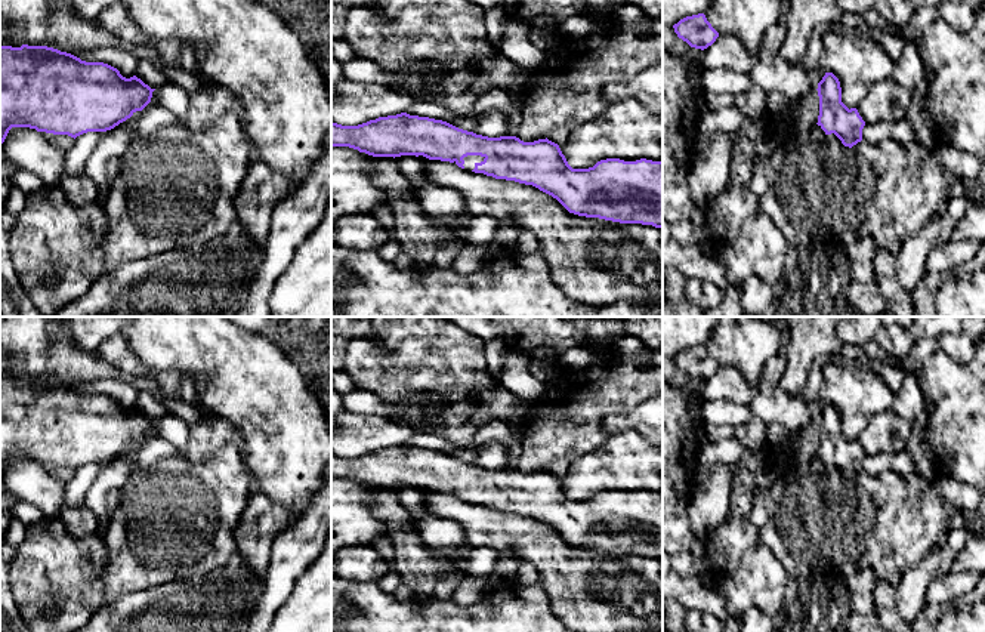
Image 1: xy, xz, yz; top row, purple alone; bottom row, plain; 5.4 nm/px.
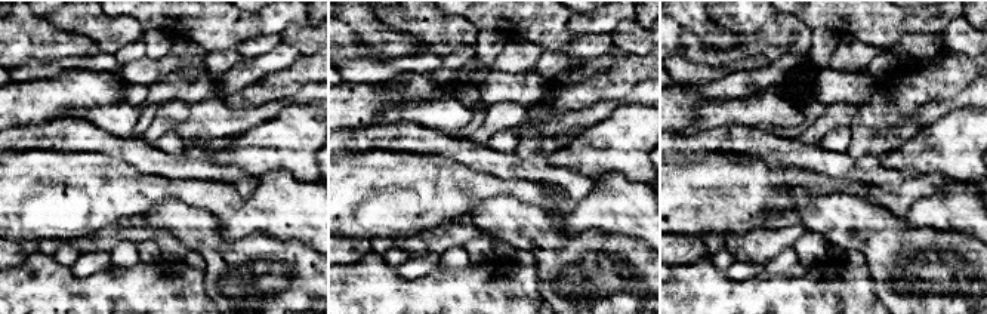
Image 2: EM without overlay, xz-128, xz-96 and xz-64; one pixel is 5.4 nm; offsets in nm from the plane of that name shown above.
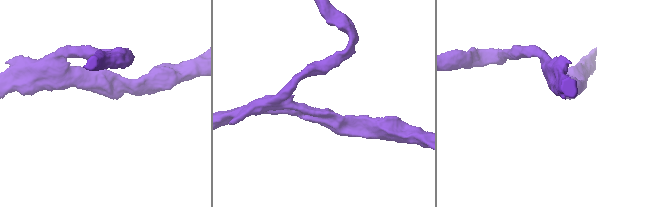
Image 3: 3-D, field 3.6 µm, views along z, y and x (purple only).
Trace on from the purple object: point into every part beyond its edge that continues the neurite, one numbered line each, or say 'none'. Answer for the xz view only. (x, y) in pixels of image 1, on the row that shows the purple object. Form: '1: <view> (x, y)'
1: xz (469, 162)

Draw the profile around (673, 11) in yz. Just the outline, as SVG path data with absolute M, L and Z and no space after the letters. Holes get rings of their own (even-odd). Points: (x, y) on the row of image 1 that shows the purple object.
M663 0L663 25L674 25L680 19L705 13L711 0Z

